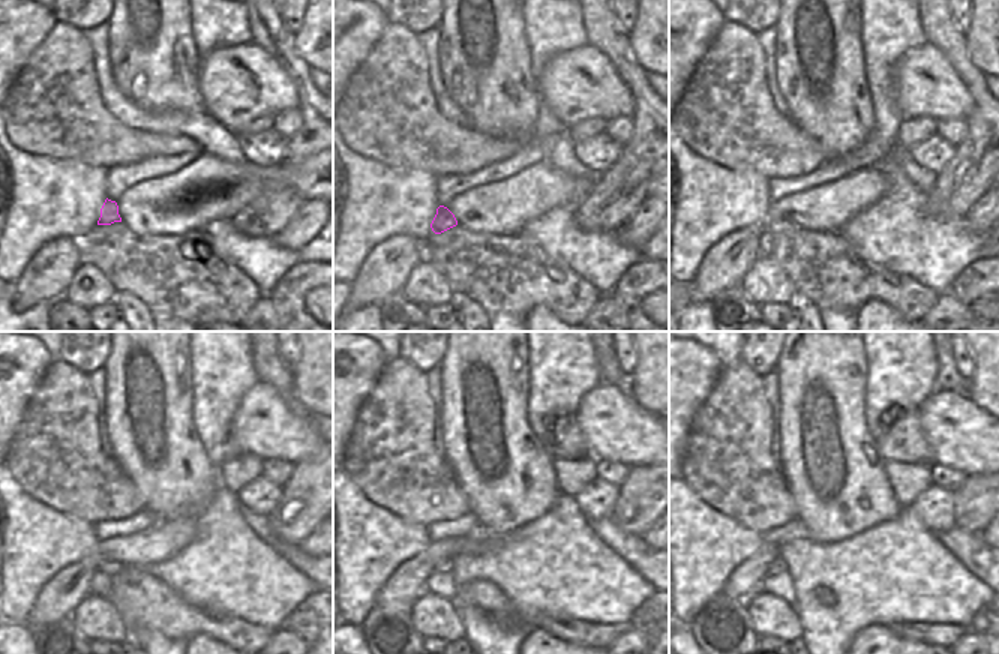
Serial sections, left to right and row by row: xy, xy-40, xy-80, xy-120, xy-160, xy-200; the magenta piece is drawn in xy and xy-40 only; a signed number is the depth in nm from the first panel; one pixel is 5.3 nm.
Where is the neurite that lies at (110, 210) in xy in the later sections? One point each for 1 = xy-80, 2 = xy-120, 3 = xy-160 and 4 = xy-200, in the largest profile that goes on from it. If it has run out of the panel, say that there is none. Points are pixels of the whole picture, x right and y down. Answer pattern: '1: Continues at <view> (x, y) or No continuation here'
1: Continues at xy-80 (771, 225)
2: Continues at xy-120 (111, 567)
3: Continues at xy-160 (443, 566)
4: Continues at xy-200 (777, 566).

